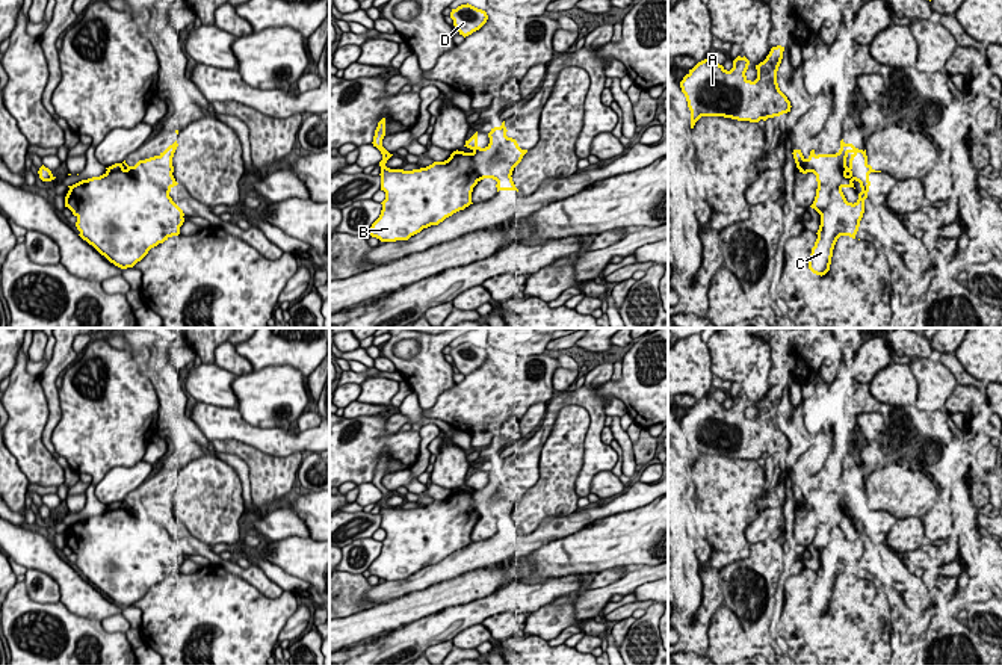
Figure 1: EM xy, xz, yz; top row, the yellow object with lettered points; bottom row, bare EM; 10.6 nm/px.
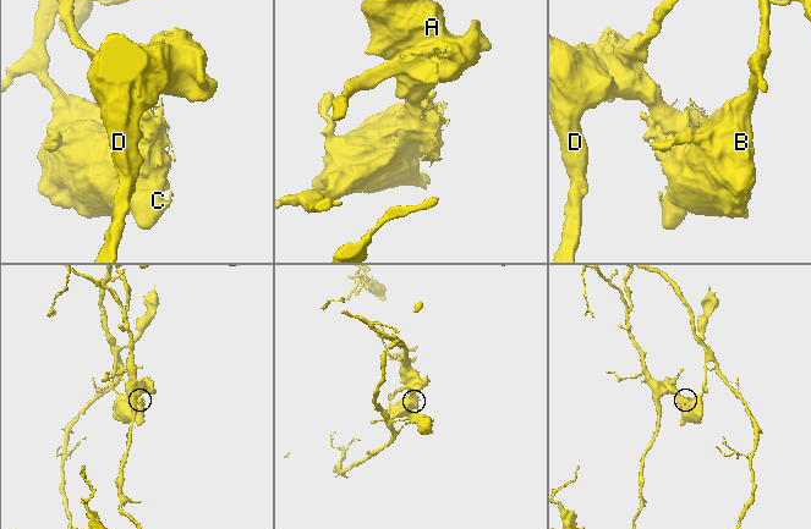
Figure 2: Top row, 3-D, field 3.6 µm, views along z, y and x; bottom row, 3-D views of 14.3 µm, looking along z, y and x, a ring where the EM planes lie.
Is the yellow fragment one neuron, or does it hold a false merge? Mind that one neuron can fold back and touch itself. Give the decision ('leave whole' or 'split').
split

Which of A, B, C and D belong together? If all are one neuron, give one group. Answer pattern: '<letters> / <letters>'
A D / B C

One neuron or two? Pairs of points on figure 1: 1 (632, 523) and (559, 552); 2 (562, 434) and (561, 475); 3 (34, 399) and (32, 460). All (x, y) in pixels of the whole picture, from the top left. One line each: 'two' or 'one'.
1: one
2: one
3: one

